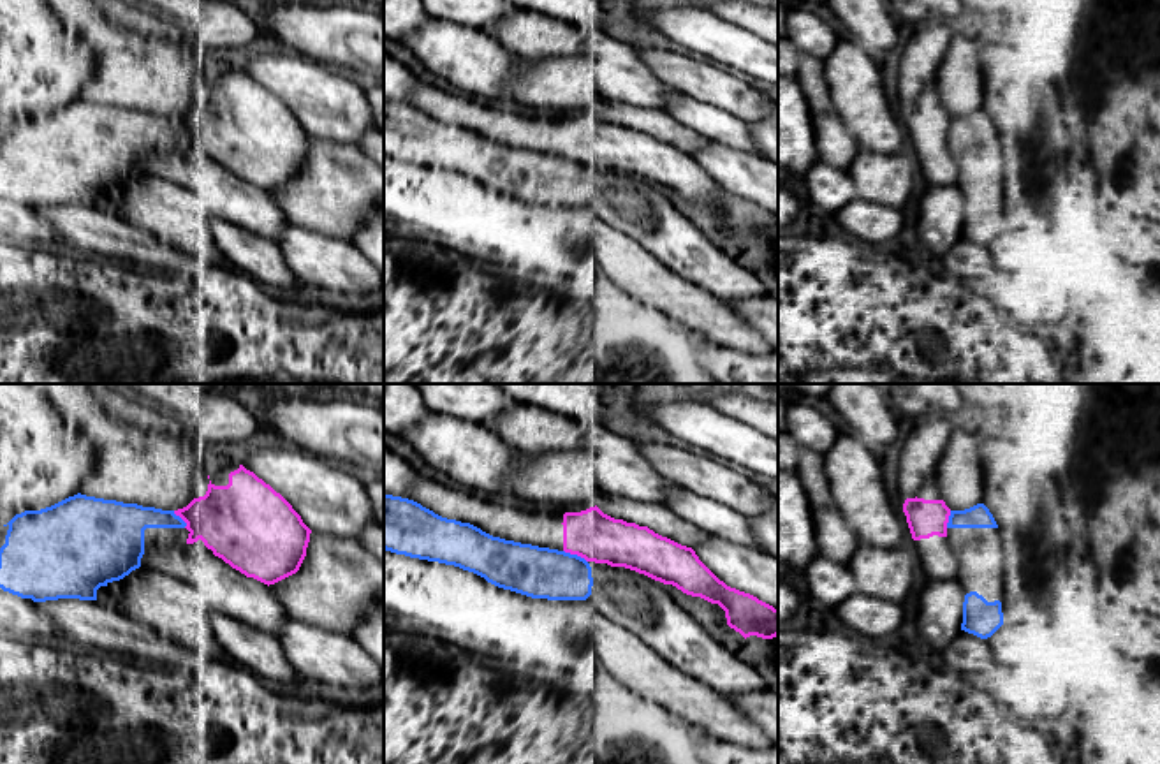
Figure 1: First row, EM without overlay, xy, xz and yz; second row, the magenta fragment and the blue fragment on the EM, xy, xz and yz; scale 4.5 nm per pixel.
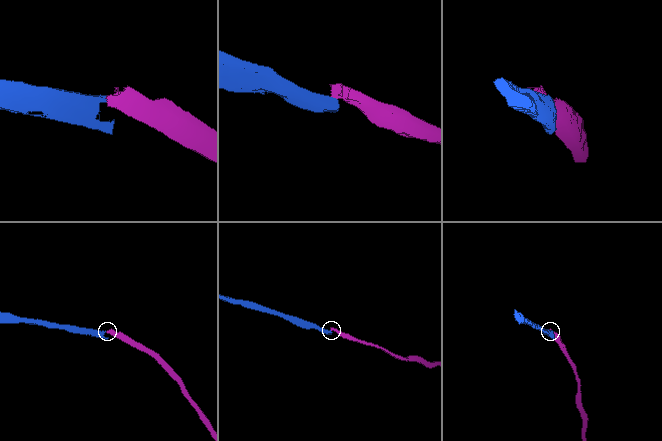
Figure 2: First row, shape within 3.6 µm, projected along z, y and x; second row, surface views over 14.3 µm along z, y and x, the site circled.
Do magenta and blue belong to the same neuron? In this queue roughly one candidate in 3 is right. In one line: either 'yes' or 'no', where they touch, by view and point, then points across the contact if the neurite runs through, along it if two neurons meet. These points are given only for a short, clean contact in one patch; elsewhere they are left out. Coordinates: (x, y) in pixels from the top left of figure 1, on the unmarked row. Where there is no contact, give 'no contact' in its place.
no | xz (576, 159)

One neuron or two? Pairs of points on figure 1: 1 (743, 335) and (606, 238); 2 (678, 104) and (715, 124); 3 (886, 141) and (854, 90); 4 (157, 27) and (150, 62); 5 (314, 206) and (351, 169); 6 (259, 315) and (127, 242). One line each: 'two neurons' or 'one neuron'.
1: one neuron
2: one neuron
3: one neuron
4: two neurons
5: one neuron
6: two neurons

